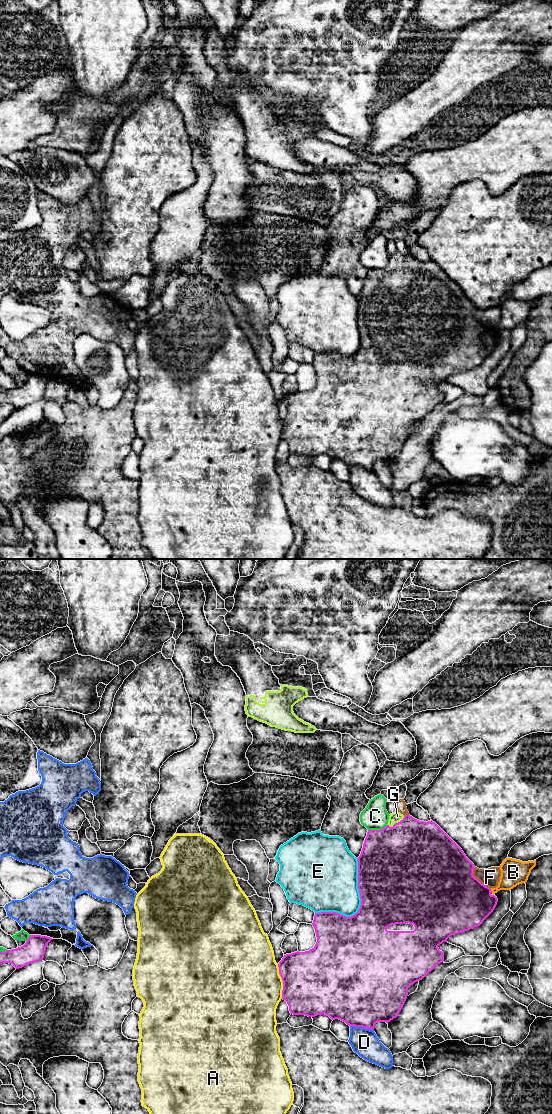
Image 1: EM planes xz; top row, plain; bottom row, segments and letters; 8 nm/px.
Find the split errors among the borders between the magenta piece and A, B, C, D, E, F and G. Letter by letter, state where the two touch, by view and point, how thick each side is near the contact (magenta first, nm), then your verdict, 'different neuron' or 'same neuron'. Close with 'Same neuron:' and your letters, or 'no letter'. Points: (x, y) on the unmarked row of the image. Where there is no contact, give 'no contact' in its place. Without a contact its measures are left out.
A: xz (282, 420) | 500/480 nm | different neuron
B: xz (491, 331) | 440/200 nm | different neuron
C: xz (377, 270) | 480/200 nm | different neuron
D: xz (362, 466) | 500/220 nm | different neuron
E: xz (360, 346) | 460/360 nm | different neuron
F: xz (477, 319) | 500/150 nm | different neuron
G: xz (396, 263) | 480/90 nm | same neuron
Same neuron: G

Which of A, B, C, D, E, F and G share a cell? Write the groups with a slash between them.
A / B / C / D / E / F / G

